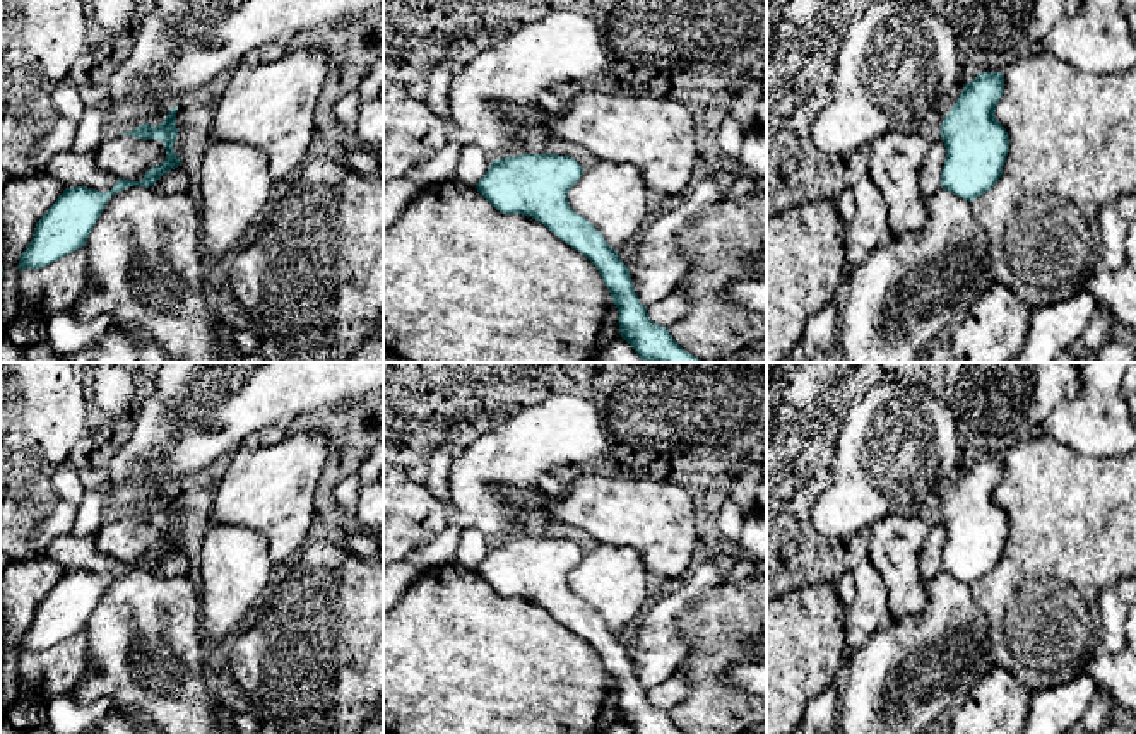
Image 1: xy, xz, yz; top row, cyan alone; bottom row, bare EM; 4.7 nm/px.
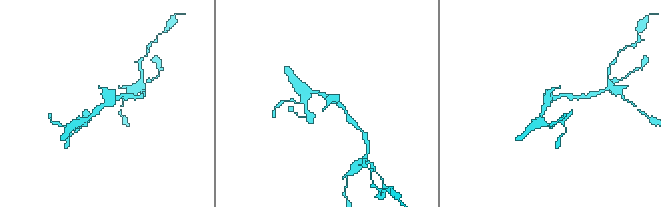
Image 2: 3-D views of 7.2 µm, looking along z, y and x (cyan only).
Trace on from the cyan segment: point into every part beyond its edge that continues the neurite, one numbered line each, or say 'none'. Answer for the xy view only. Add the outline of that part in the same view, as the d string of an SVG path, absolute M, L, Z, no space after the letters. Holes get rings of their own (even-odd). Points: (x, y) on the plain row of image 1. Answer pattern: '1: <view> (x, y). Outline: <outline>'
none

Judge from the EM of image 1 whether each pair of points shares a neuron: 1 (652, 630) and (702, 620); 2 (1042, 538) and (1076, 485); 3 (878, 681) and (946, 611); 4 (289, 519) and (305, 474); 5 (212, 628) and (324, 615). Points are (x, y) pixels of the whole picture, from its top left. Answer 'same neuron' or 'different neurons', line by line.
1: different neurons
2: same neuron
3: same neuron
4: same neuron
5: different neurons

